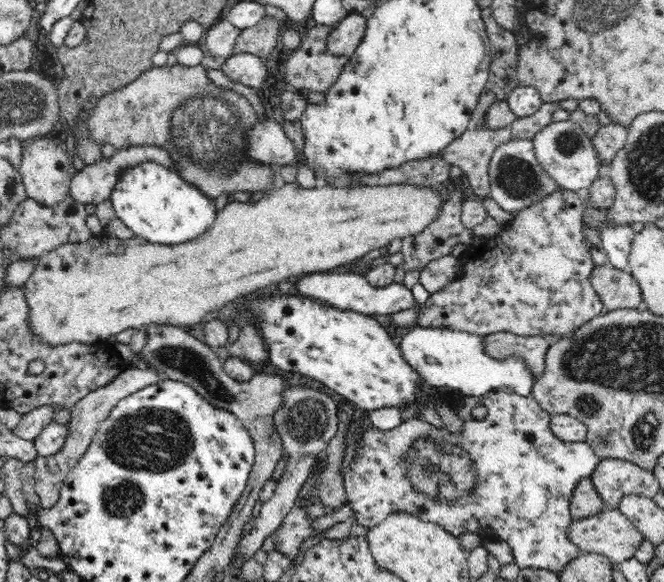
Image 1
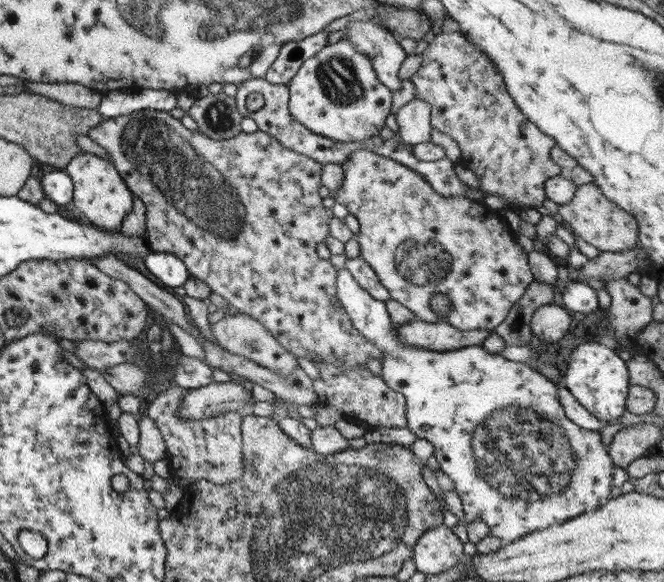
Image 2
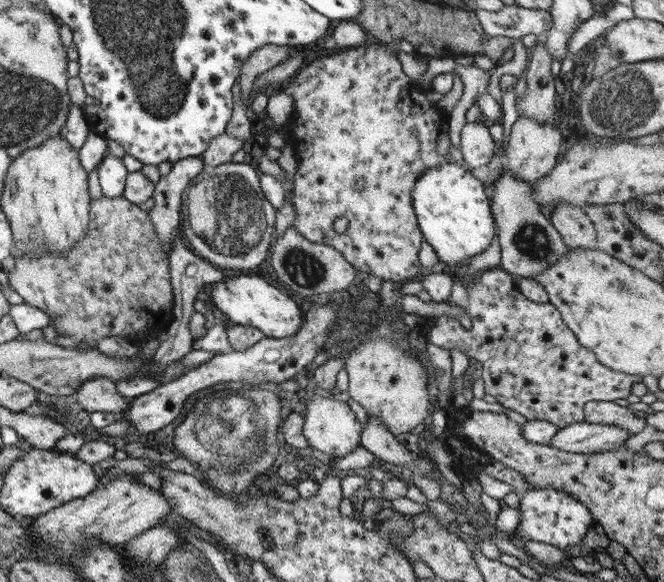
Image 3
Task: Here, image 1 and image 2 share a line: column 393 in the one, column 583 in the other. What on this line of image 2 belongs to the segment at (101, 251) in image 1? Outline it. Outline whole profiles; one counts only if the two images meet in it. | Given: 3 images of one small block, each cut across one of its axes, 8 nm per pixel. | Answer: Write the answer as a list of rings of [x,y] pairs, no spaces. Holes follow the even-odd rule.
[[[593,182],[576,187],[573,198],[565,204],[558,205],[554,216],[575,236],[595,246],[600,252],[620,253],[633,248],[637,242],[637,220],[625,210],[617,208],[613,202],[609,202]]]

